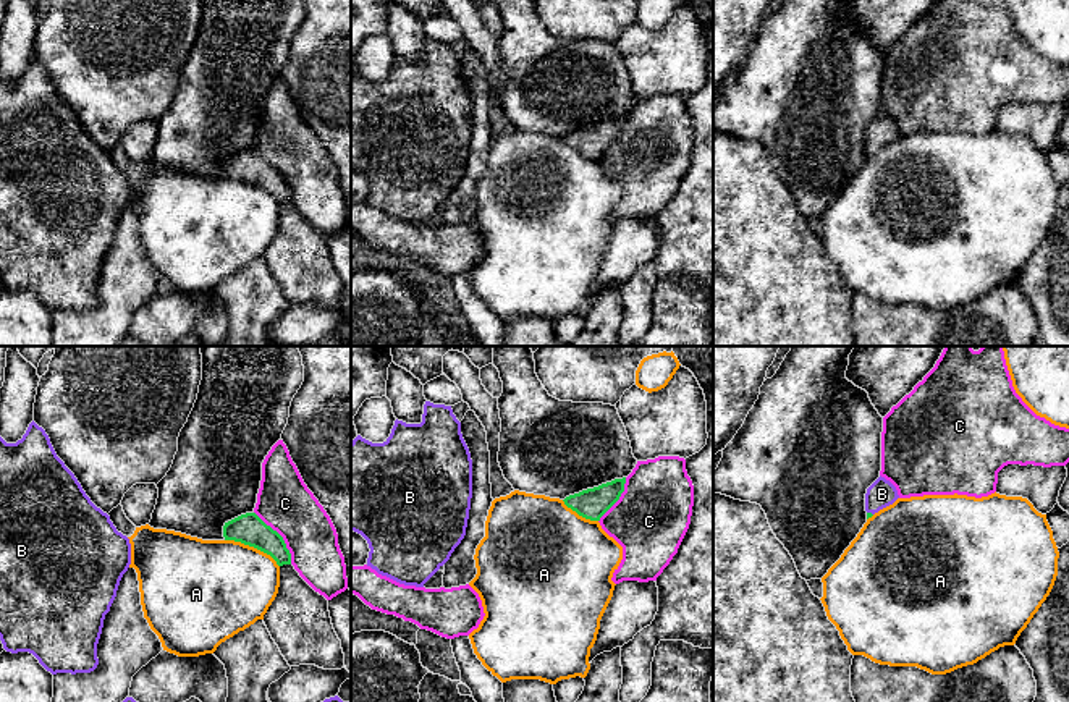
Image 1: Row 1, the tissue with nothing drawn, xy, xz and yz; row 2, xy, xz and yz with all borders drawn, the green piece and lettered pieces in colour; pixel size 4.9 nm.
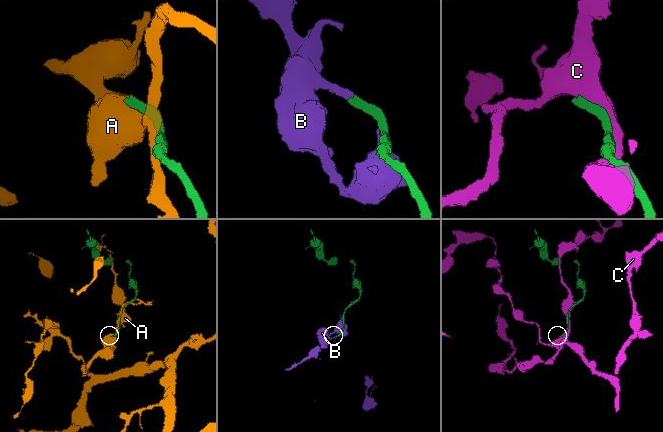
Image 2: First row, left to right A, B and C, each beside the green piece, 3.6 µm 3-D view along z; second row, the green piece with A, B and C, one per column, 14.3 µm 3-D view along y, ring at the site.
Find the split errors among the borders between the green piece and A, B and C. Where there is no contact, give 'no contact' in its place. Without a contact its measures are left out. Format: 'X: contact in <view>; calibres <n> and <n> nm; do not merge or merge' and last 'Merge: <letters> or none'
A: contact in xy; calibres 160 and 460 nm; do not merge
B: contact in yz; calibres 30 and 140 nm; merge
C: contact in xy; calibres 160 and 280 nm; do not merge
Merge: B

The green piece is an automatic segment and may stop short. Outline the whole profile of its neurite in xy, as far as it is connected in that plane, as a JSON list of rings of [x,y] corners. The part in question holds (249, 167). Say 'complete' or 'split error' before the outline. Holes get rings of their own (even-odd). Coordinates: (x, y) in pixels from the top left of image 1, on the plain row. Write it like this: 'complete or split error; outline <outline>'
complete; outline [[[256,150],[241,152],[223,163],[225,178],[241,180],[270,192],[278,204],[291,202],[291,191],[283,175]]]

